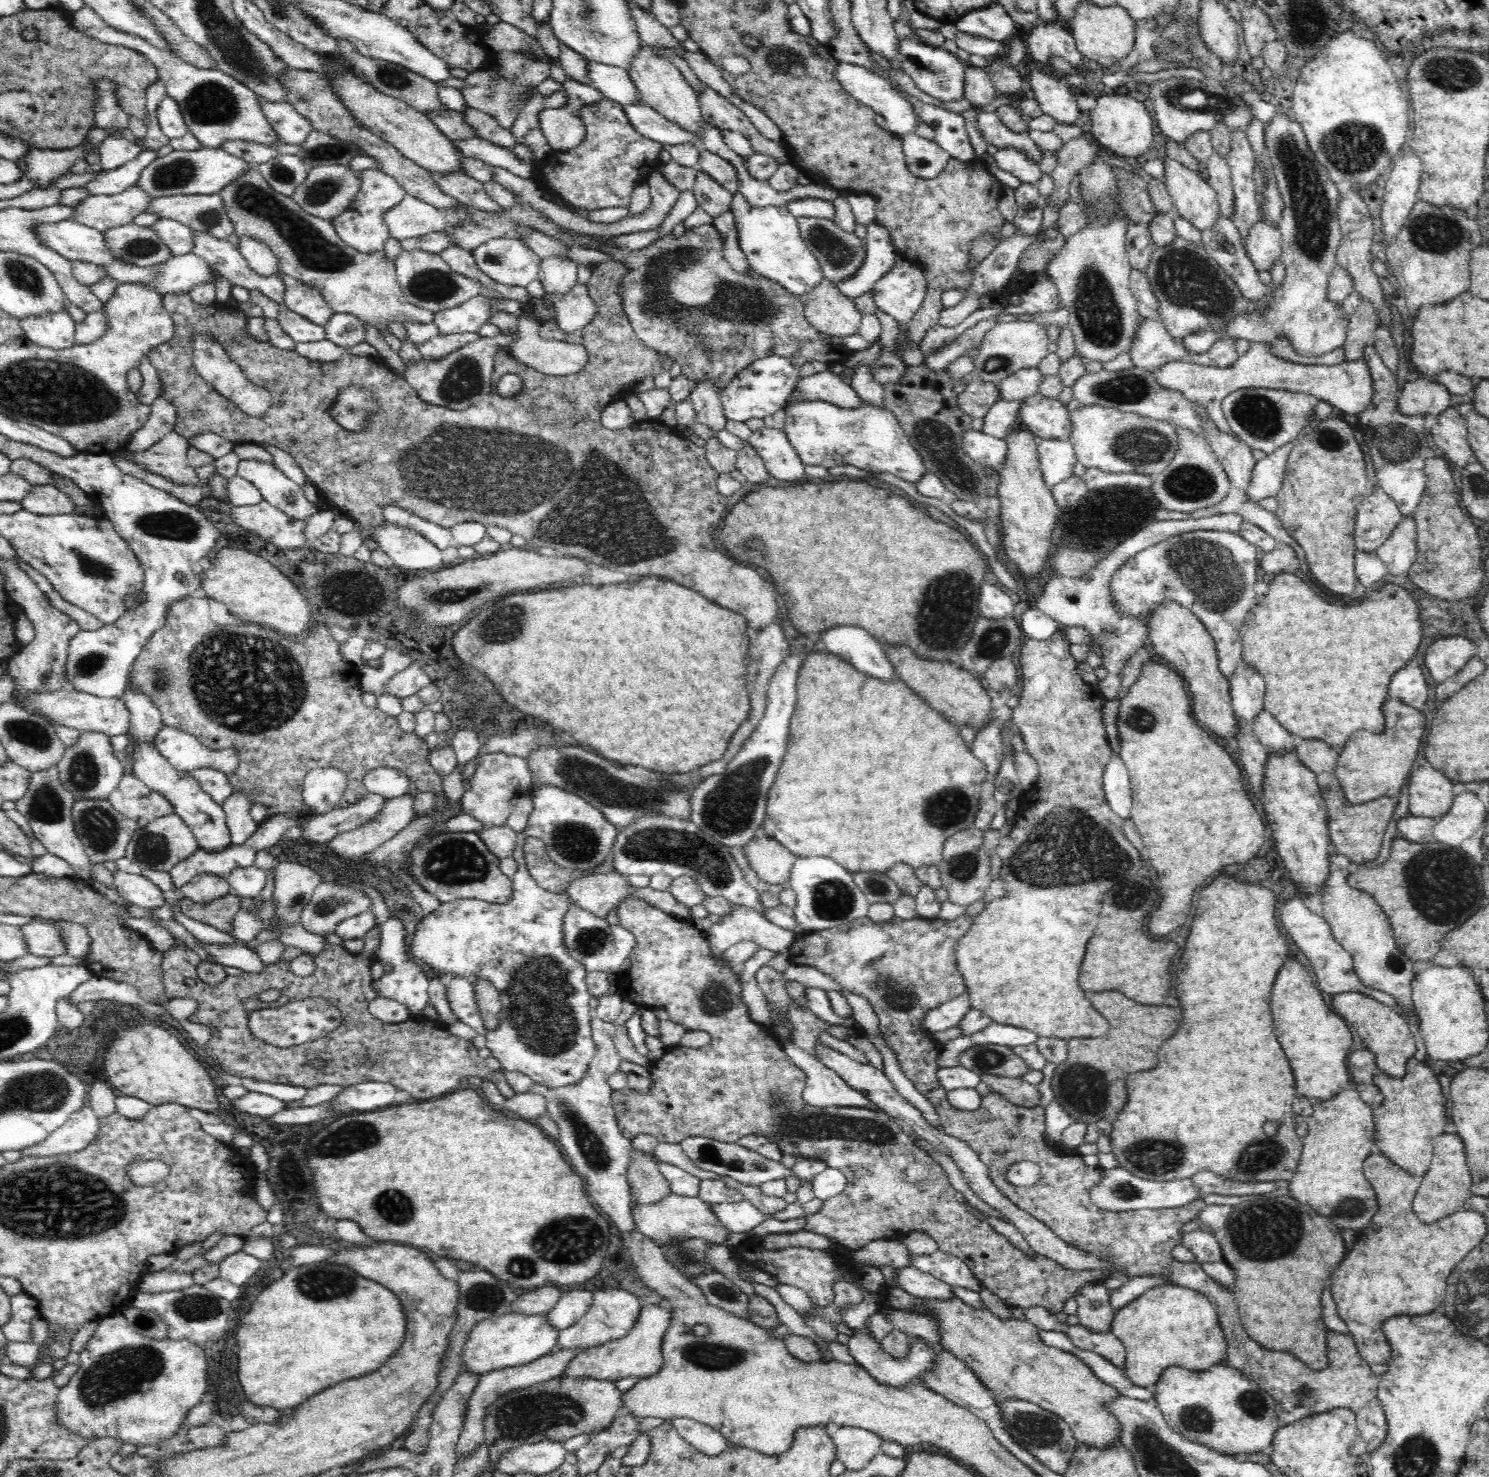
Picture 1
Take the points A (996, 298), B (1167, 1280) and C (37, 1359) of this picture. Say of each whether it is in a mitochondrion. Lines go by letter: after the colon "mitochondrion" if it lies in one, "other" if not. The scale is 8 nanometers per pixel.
A: other
B: other
C: other

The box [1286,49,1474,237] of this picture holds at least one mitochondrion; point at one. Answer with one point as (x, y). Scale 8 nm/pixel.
(1354, 149)

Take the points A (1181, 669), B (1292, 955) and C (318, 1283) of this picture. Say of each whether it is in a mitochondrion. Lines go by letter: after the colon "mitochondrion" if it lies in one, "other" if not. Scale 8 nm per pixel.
A: other
B: other
C: mitochondrion

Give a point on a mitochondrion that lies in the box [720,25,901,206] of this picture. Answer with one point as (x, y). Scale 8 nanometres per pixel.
(786, 61)

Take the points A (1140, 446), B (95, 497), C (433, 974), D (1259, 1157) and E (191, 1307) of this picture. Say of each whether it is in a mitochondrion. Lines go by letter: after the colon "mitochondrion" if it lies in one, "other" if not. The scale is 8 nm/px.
A: mitochondrion
B: other
C: other
D: mitochondrion
E: mitochondrion

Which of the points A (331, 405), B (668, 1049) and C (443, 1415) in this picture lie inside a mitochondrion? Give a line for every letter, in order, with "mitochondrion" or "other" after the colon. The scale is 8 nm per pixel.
A: other
B: other
C: other

